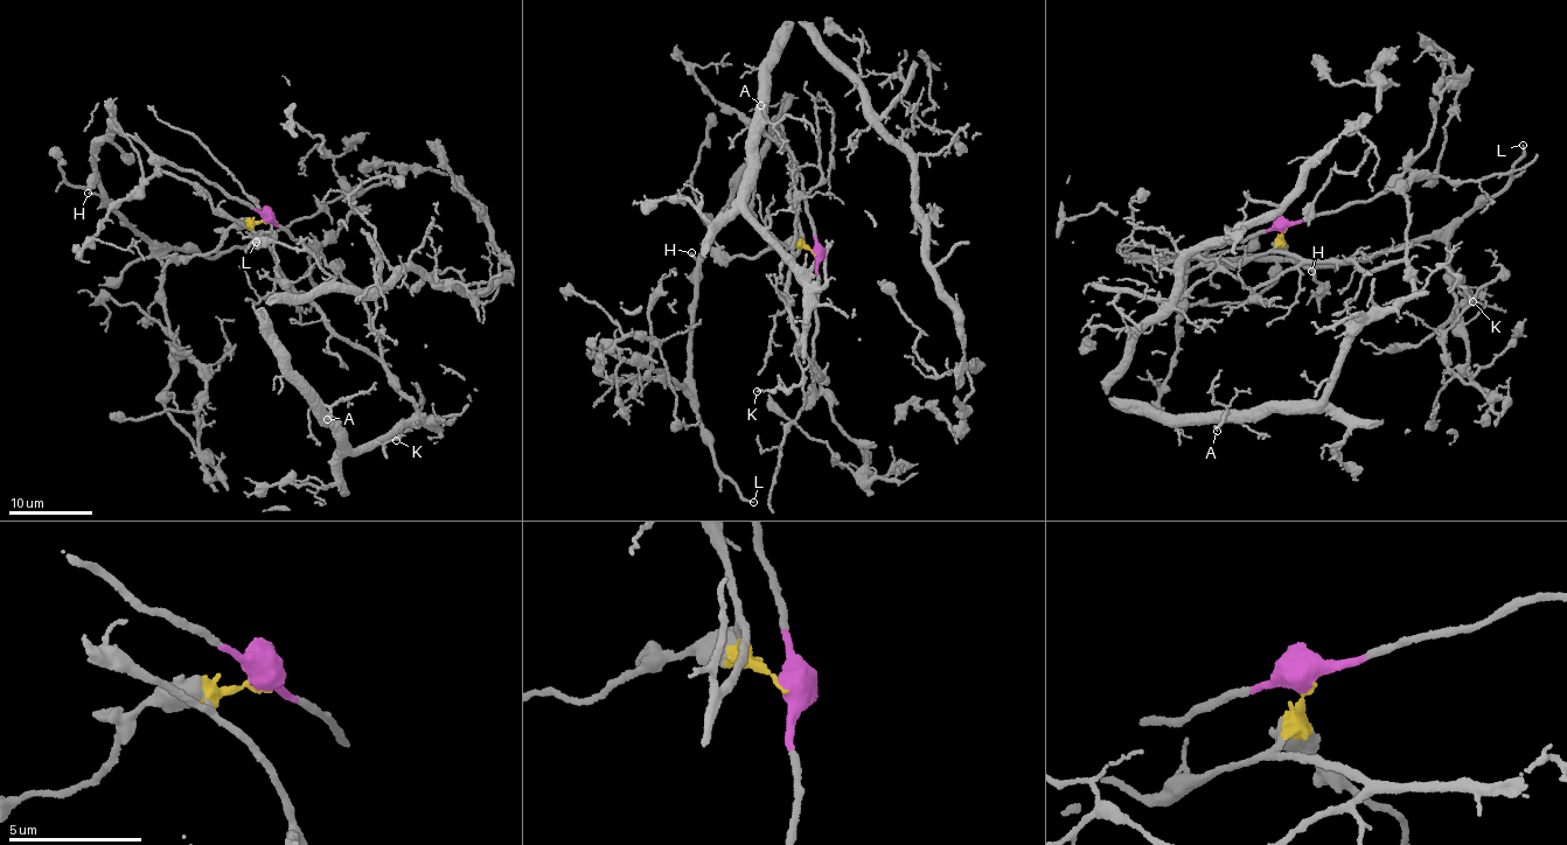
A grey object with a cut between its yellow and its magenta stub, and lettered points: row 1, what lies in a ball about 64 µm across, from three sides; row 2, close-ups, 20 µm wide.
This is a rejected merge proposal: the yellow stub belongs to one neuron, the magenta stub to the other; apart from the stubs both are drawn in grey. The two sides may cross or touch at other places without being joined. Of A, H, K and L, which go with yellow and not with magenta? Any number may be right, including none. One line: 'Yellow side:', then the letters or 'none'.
Yellow side: A, K

